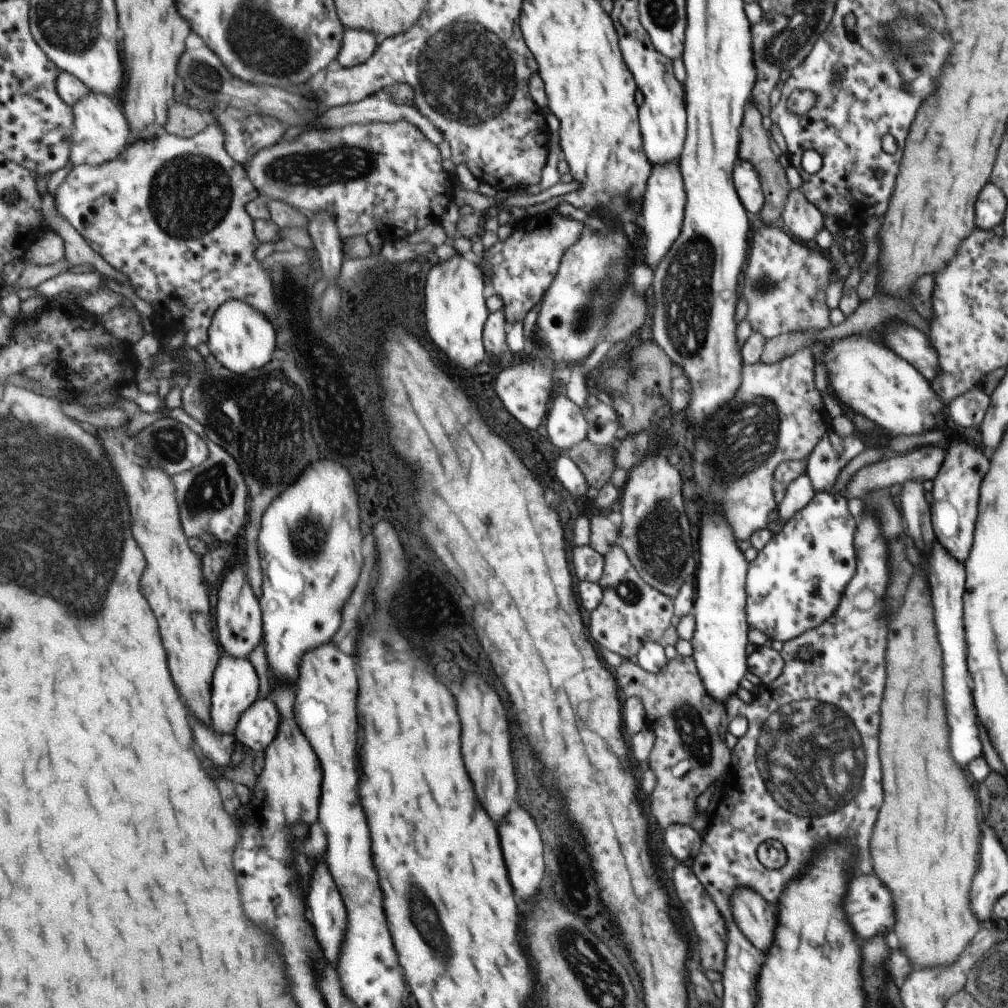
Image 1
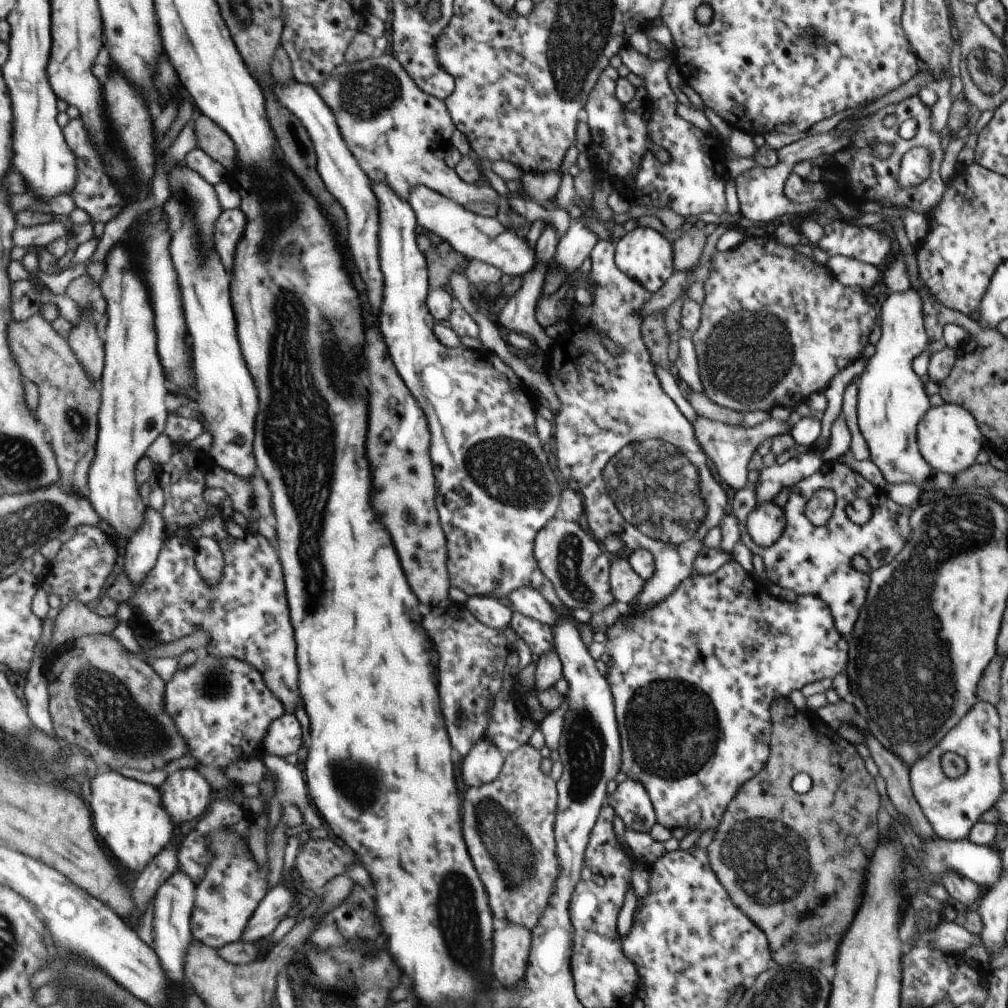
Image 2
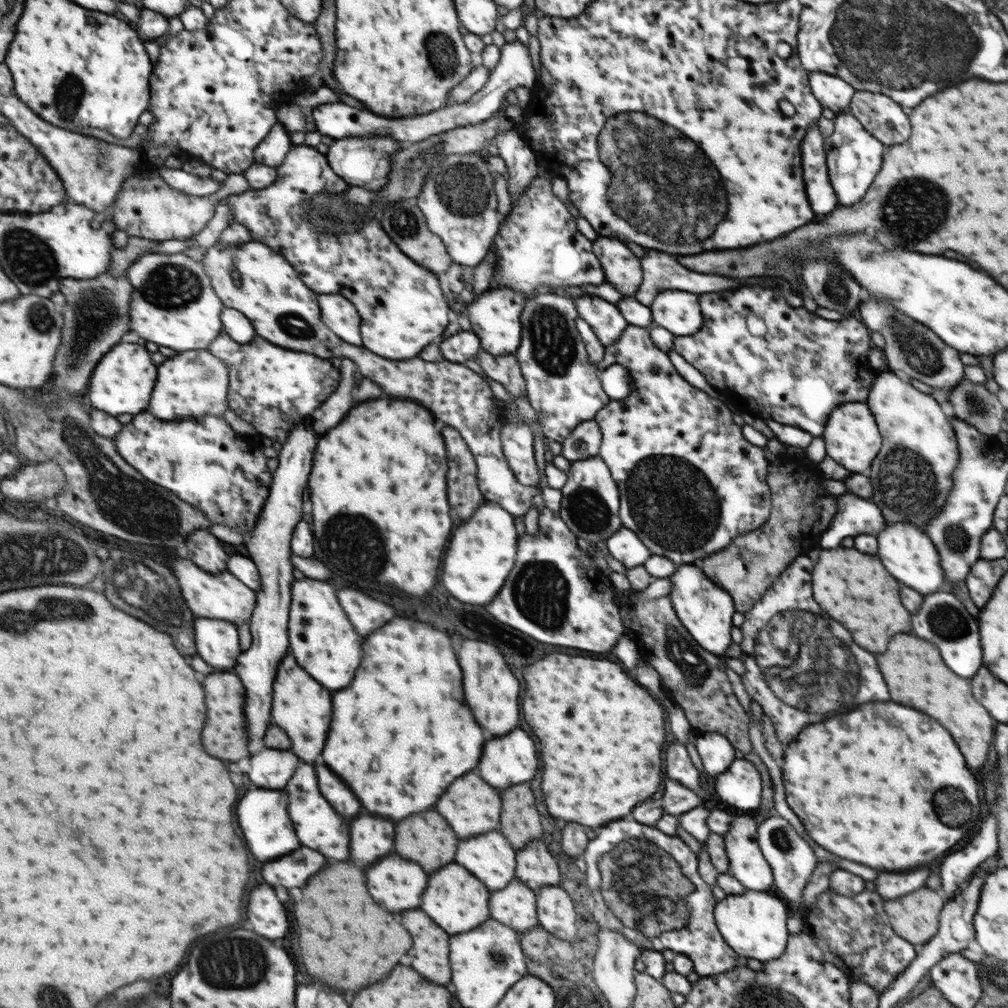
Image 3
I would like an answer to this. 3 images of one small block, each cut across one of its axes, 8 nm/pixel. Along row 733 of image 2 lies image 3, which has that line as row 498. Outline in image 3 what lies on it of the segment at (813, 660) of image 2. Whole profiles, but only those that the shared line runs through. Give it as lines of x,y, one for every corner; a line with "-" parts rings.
627,326
627,330
623,332
623,336
617,340
617,344
605,346
605,356
603,360
597,364
597,370
605,370
607,366
623,366
629,372
629,382
631,382
631,394
623,400
611,400
607,408
603,408
593,420
597,422
599,430
601,430
601,446
599,446
599,456
603,458
603,462
611,468
613,472
613,480
617,482
617,488
621,490
621,526
633,530
639,540
649,546
649,550
657,556
665,556
671,562
675,562
677,566
685,566
685,564
695,564
695,562
705,562
705,558
709,558
711,554
723,552
727,550
739,536
749,534
759,530
771,516
771,488
767,484
767,476
769,476
769,462
765,460
763,448
751,446
747,440
743,440
739,424
733,422
733,410
727,410
725,404
721,400
715,400
711,396
707,396
705,392
689,386
671,366
669,358
665,352
661,352
659,348
655,348
647,336
649,330
645,328
637,328
637,326

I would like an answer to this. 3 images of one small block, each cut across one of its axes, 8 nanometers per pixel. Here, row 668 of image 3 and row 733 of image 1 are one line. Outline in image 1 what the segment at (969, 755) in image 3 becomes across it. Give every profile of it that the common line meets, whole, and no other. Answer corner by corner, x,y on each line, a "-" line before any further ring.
913,574
913,582
909,582
909,590
905,590
905,598
901,600
901,606
893,612
893,634
889,634
889,670
887,670
887,682
881,702
881,774
883,774
883,804
881,804
881,818
877,818
877,830
873,830
873,842
869,842
869,856
873,858
873,874
897,894
897,910
901,910
901,922
897,922
895,936
899,940
901,950
909,950
913,970
921,968
935,968
935,966
949,966
953,964
963,950
971,944
971,940
977,936
983,924
973,916
969,906
969,890
971,880
977,870
977,854
979,854
979,822
977,822
977,800
971,784
967,782
963,770
951,760
949,756
949,728
945,720
945,706
943,706
943,676
941,676
941,650
935,638
935,626
933,626
933,608
931,608
931,596
929,588
925,584
925,578
921,574

